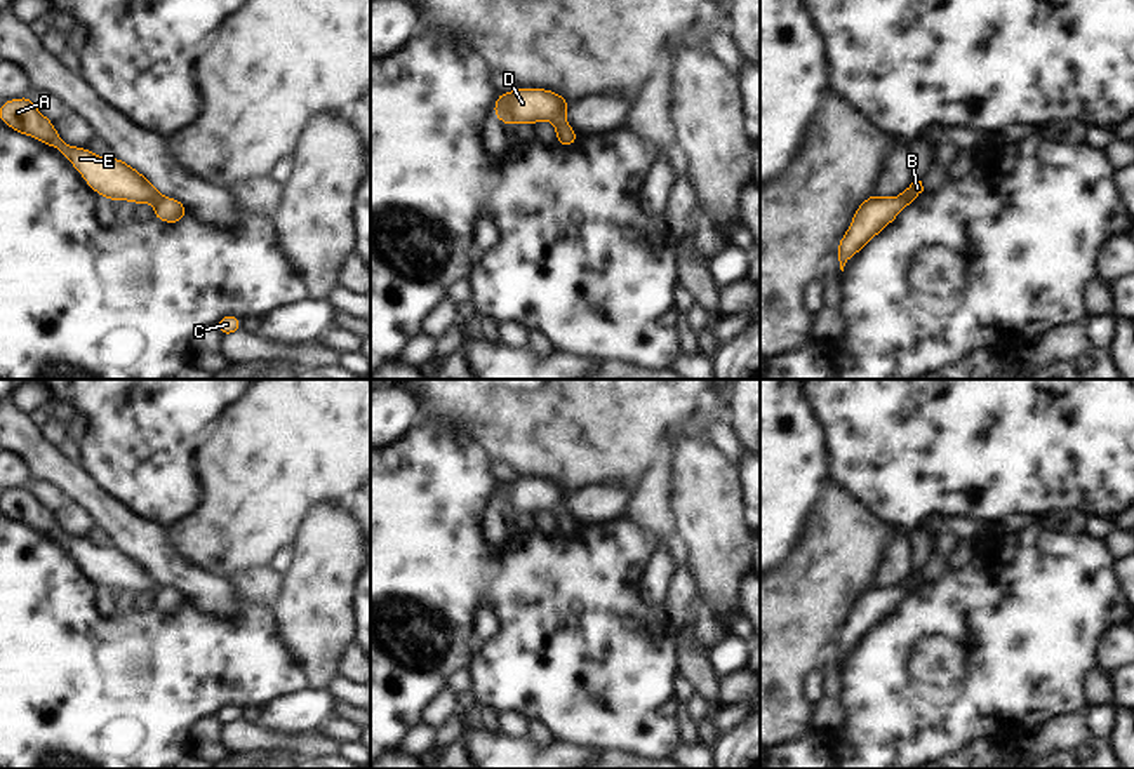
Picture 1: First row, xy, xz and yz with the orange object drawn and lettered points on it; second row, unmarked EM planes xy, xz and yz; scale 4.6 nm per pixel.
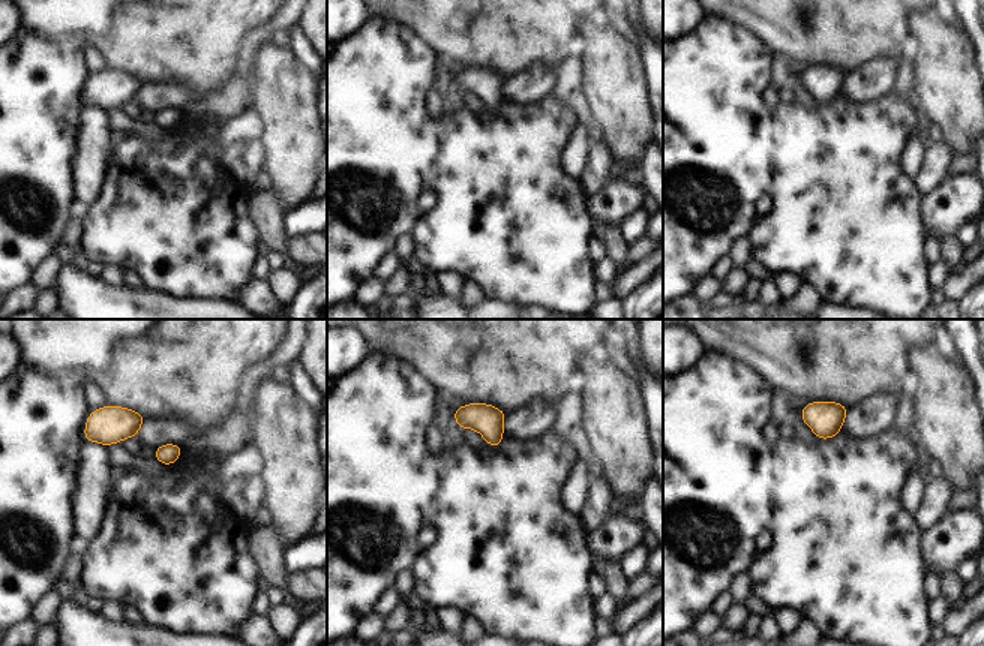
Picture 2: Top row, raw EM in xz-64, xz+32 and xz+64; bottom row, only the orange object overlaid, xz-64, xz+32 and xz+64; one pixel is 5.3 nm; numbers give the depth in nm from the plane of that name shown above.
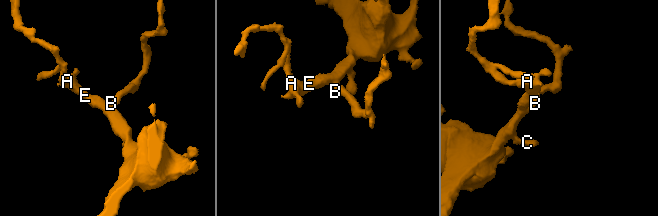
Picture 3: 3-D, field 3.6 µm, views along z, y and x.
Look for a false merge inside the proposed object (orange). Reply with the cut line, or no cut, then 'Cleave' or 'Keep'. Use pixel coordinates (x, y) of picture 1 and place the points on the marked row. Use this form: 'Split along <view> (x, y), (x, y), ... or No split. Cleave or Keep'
No split. Keep.

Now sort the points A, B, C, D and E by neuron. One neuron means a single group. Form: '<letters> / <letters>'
A B C D E

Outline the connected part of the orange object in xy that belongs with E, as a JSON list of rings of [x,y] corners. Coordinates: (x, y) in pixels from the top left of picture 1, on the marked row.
[[[30,96],[7,99],[0,106],[0,120],[19,134],[28,134],[59,150],[70,164],[82,174],[83,181],[111,202],[130,200],[136,205],[151,202],[155,207],[153,219],[170,224],[181,223],[188,209],[181,200],[169,198],[136,169],[120,158],[103,158],[89,148],[66,144],[54,124],[42,115]]]

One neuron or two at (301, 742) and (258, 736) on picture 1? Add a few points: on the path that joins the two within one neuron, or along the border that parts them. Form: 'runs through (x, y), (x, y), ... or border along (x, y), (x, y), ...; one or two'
runs through (291, 742), (268, 742); one

